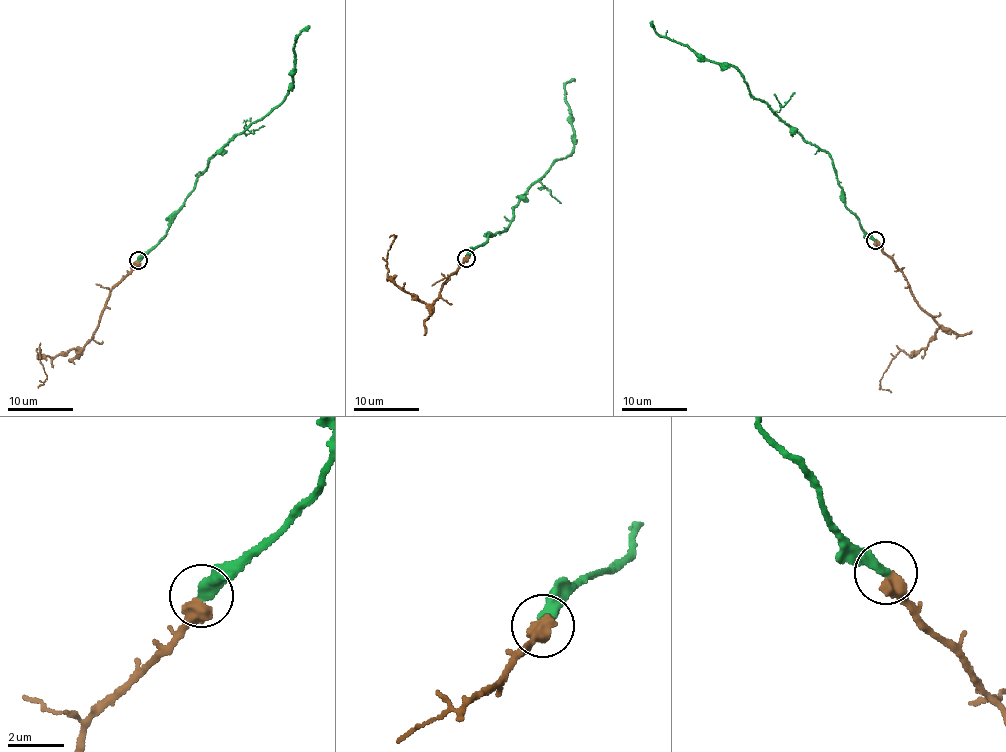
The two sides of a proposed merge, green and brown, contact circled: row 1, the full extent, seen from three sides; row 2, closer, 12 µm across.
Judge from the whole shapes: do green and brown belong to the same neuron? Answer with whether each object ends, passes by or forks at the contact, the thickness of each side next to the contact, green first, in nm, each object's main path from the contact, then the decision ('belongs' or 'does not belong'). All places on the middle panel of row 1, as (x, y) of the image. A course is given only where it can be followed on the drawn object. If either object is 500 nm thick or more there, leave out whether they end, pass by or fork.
440 nm thick on the green side, 600 nm on the other; green runs (466, 258), (490, 234), (507, 228), (527, 189), (571, 153), (565, 86), (575, 81); brown runs (466, 258), (443, 282), (431, 304), (420, 302), (402, 290), (388, 274), (387, 254), (395, 237), (390, 246); belongs

